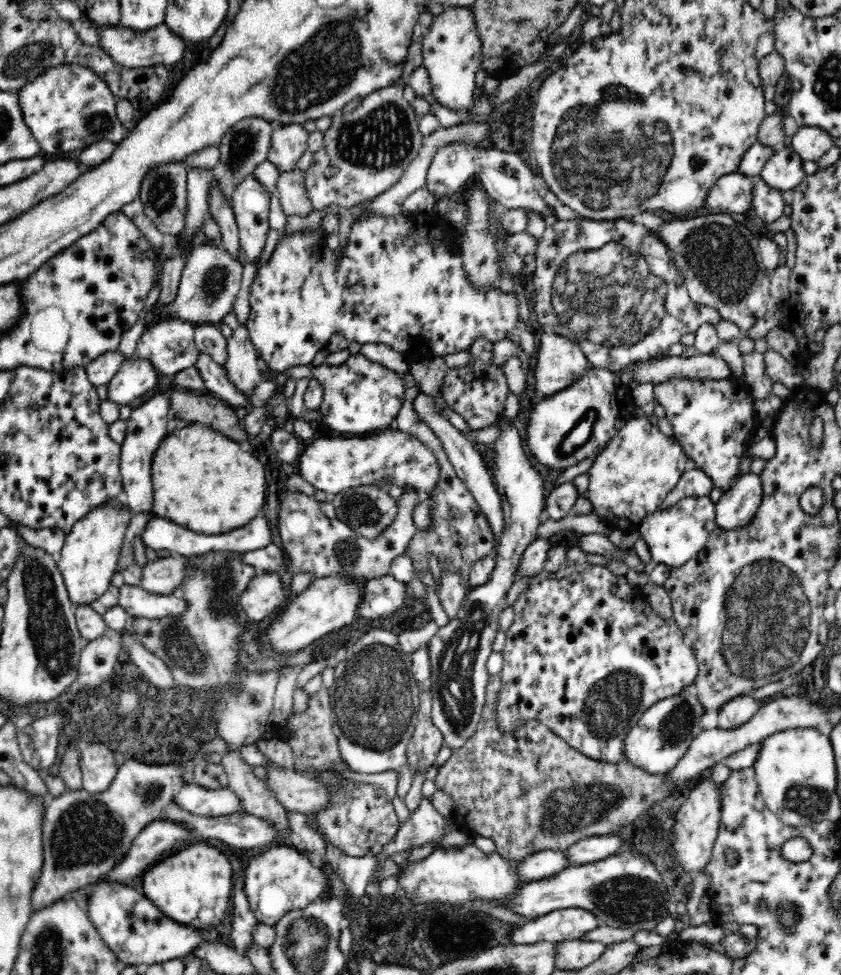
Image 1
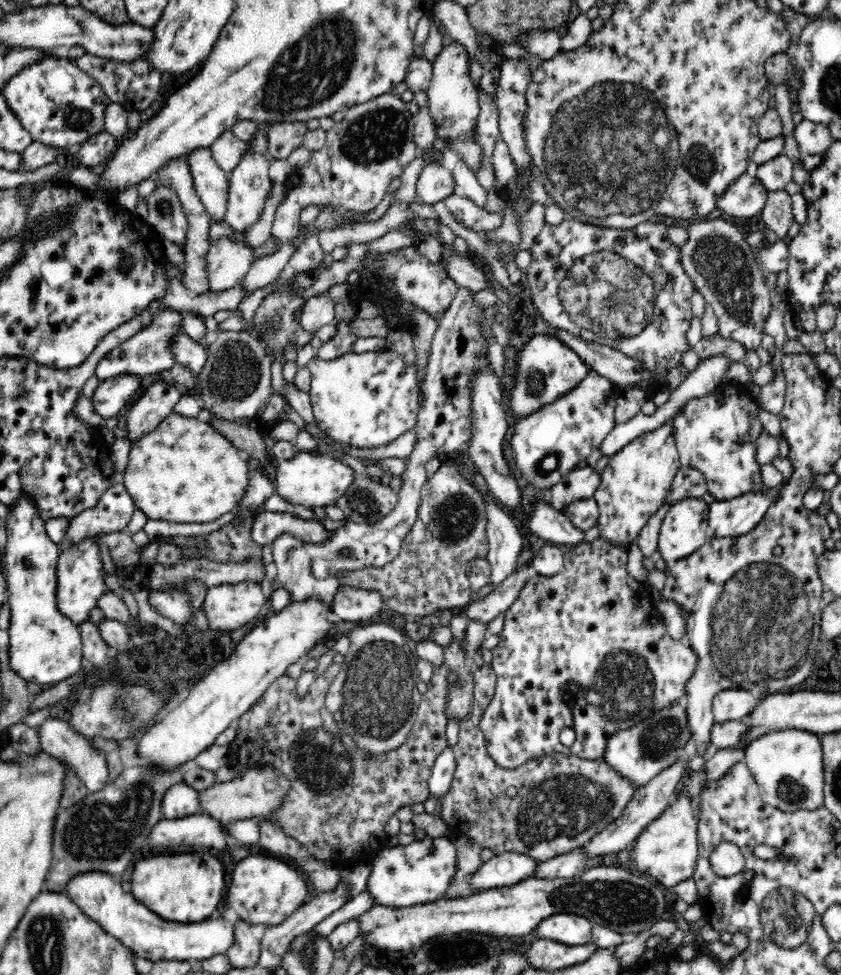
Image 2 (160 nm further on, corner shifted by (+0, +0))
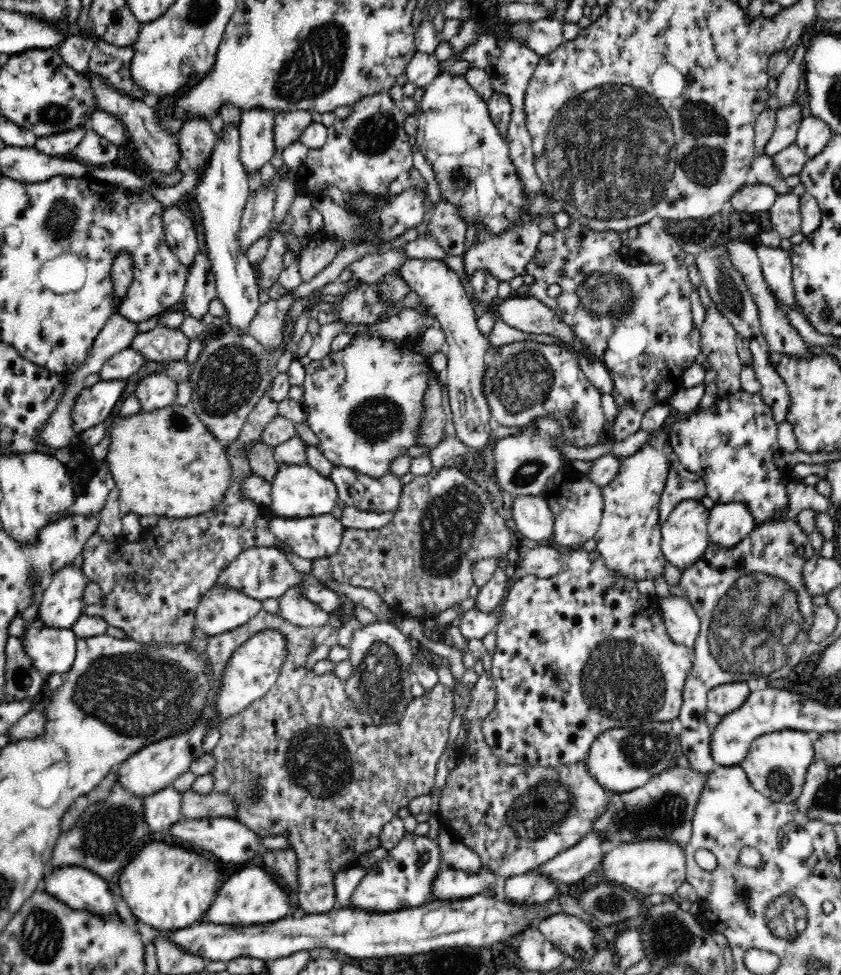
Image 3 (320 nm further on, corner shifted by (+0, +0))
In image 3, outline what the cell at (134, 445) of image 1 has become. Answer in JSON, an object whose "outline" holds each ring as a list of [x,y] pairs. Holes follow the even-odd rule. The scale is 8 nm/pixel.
{"outline":[[[152,373],[138,382],[134,394],[142,410],[162,409],[175,403],[177,383],[166,373]]]}

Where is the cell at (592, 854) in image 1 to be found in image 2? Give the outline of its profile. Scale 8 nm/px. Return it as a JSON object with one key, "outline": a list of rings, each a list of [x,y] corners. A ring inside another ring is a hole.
{"outline":[[[574,850],[562,856],[548,859],[538,864],[533,870],[535,880],[568,880],[581,874],[584,871],[588,859],[585,854],[581,854],[581,850]]]}

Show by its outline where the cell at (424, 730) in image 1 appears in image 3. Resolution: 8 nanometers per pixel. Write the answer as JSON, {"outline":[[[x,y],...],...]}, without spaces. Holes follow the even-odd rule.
{"outline":[[[260,609],[259,613],[252,618],[252,620],[249,620],[242,626],[236,627],[234,630],[231,630],[231,632],[214,637],[207,637],[208,644],[206,651],[209,660],[211,660],[211,664],[213,664],[213,688],[217,694],[223,687],[223,674],[225,673],[232,654],[235,653],[235,650],[240,645],[244,644],[244,642],[248,642],[248,640],[251,640],[256,634],[260,634],[260,632],[279,632],[287,641],[286,648],[284,648],[286,654],[284,654],[284,660],[282,660],[278,678],[276,678],[276,682],[270,686],[270,690],[268,690],[262,698],[254,700],[254,702],[248,704],[248,706],[238,712],[238,714],[232,714],[232,716],[228,716],[226,720],[222,720],[219,727],[219,741],[212,752],[210,752],[214,759],[214,764],[208,773],[212,775],[212,780],[214,781],[213,790],[216,791],[216,793],[226,793],[226,795],[234,801],[234,819],[245,824],[260,838],[282,836],[290,842],[300,864],[300,869],[298,870],[300,908],[304,911],[305,915],[326,914],[335,911],[336,883],[334,883],[334,880],[336,880],[336,874],[346,866],[364,861],[366,854],[381,848],[382,842],[380,841],[380,833],[384,824],[388,824],[388,822],[395,817],[398,810],[404,808],[404,806],[408,806],[408,803],[410,803],[412,799],[422,795],[430,795],[434,789],[436,764],[438,764],[438,760],[442,758],[442,752],[444,752],[444,748],[446,748],[446,744],[448,744],[448,728],[450,728],[450,722],[452,722],[454,706],[452,703],[453,692],[448,691],[448,688],[438,683],[432,690],[429,690],[424,695],[412,698],[410,704],[404,708],[401,719],[382,722],[382,724],[374,724],[372,715],[365,710],[365,708],[359,708],[357,702],[349,698],[346,698],[344,702],[334,702],[336,696],[340,694],[340,690],[342,690],[344,686],[343,682],[340,681],[335,674],[328,672],[328,674],[325,675],[318,675],[314,673],[311,668],[308,669],[306,667],[308,656],[312,654],[316,647],[315,632],[309,628],[296,627],[290,624],[290,622],[284,617],[281,617],[279,613],[272,614],[264,611],[264,609]]]}

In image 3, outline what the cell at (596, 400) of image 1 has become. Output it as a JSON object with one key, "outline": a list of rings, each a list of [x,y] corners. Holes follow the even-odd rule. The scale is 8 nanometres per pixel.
{"outline":[[[551,417],[534,422],[534,428],[508,436],[495,442],[493,449],[494,472],[496,483],[504,496],[516,498],[522,496],[537,496],[550,476],[565,464],[562,452],[552,447],[553,443],[564,443],[561,426]]]}

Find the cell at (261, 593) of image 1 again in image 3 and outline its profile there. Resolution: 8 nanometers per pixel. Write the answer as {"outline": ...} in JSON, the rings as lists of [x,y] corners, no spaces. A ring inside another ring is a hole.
{"outline":[[[217,584],[202,595],[195,612],[195,628],[207,637],[222,635],[252,620],[260,609],[259,600]]]}

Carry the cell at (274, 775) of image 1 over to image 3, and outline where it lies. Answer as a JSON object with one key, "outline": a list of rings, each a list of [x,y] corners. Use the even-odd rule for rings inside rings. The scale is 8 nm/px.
{"outline":[[[192,789],[180,793],[182,819],[198,820],[204,817],[231,817],[234,819],[234,801],[226,793],[212,790],[207,795]]]}

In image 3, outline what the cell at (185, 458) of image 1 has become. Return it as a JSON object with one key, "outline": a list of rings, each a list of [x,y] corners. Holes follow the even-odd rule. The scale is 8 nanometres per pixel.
{"outline":[[[174,403],[162,409],[142,410],[130,416],[118,414],[108,432],[110,443],[103,462],[112,473],[125,512],[134,512],[139,516],[154,514],[159,517],[186,518],[212,511],[224,499],[232,474],[226,447],[222,447],[199,420],[191,404],[180,406]]]}

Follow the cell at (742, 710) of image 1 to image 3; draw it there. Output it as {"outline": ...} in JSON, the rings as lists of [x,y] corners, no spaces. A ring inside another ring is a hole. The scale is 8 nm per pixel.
{"outline":[[[747,681],[718,684],[708,692],[707,708],[721,717],[738,710],[750,694]]]}

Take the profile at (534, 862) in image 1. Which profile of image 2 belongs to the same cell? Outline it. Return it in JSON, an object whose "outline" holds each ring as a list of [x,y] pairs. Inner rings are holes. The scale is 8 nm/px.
{"outline":[[[506,852],[502,855],[494,855],[493,858],[483,862],[472,874],[468,874],[468,882],[473,892],[492,890],[512,886],[518,882],[530,879],[535,867],[538,867],[530,856]]]}

